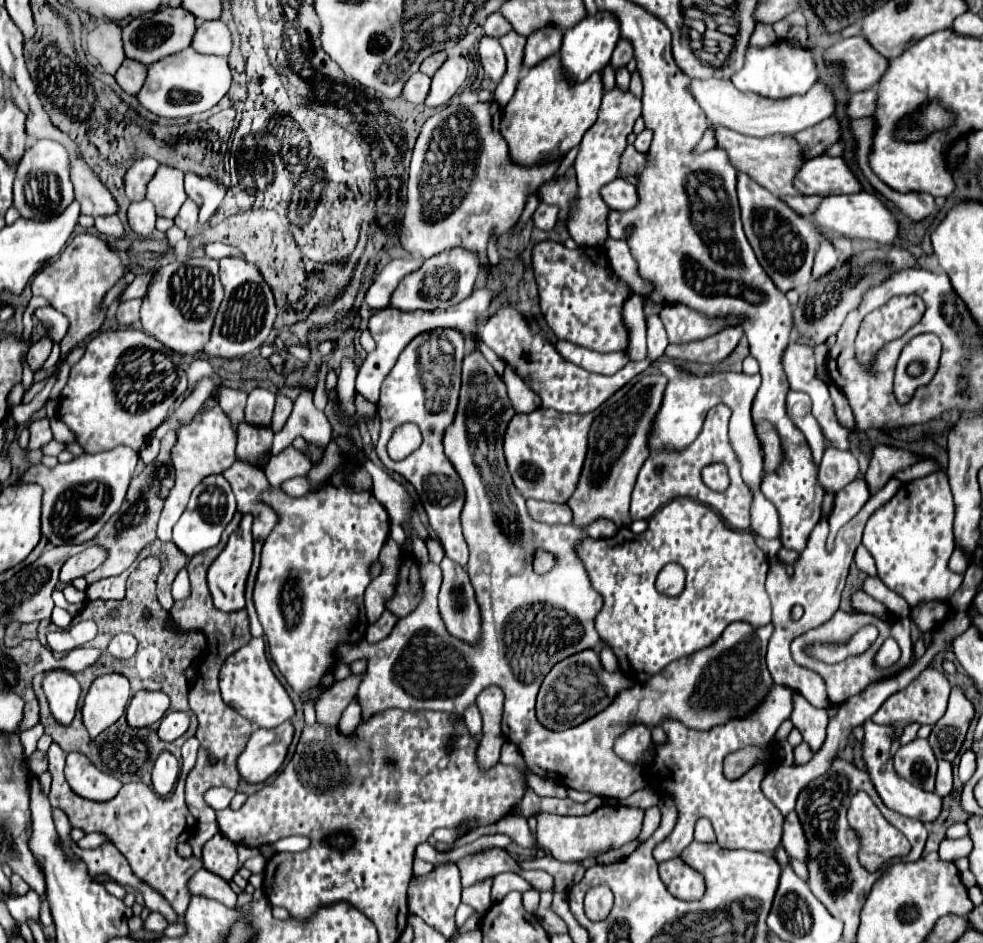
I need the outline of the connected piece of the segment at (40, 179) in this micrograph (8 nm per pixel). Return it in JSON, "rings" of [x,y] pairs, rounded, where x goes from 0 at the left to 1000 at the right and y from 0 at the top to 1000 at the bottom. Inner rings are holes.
{"rings":[[[41,147],[35,156],[26,158],[14,190],[14,220],[24,232],[53,232],[59,230],[75,213],[75,200],[69,186],[67,158],[51,147]]]}

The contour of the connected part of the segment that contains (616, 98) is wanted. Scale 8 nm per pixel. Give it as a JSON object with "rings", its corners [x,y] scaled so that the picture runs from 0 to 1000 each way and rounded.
{"rings":[[[616,99],[612,103],[612,113],[608,118],[608,126],[598,137],[590,152],[590,162],[586,166],[586,188],[590,196],[590,209],[588,209],[588,222],[584,222],[580,234],[578,234],[578,247],[590,262],[612,262],[619,251],[619,226],[621,220],[614,215],[610,200],[621,194],[625,188],[629,188],[629,175],[631,175],[631,162],[637,156],[637,145],[643,141],[645,128],[653,120],[653,105],[649,105],[643,99]]]}

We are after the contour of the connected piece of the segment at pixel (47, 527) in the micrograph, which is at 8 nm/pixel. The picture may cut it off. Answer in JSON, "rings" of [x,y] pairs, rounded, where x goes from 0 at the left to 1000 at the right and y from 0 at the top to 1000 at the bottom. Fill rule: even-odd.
{"rings":[[[122,474],[114,476],[110,480],[98,480],[98,483],[81,483],[69,491],[59,491],[57,495],[49,497],[45,493],[35,493],[26,502],[22,502],[24,512],[39,512],[45,523],[43,523],[43,567],[53,576],[53,578],[77,578],[94,572],[106,557],[108,552],[122,540],[130,512],[134,508],[134,502],[140,491],[140,480]]]}

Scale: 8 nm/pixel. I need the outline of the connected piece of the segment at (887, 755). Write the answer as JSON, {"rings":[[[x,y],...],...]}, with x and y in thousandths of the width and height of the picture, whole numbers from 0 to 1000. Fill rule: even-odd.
{"rings":[[[881,765],[879,767],[879,775],[881,775],[881,784],[879,784],[879,807],[883,813],[883,820],[887,824],[887,830],[891,832],[893,843],[897,845],[899,854],[911,862],[918,862],[926,869],[934,869],[938,873],[948,873],[954,869],[956,860],[958,860],[958,847],[952,841],[944,841],[924,828],[920,828],[918,824],[914,824],[914,820],[907,813],[907,803],[911,799],[911,794],[916,792],[916,782],[911,782],[911,773],[907,769],[891,769],[889,765]]]}

